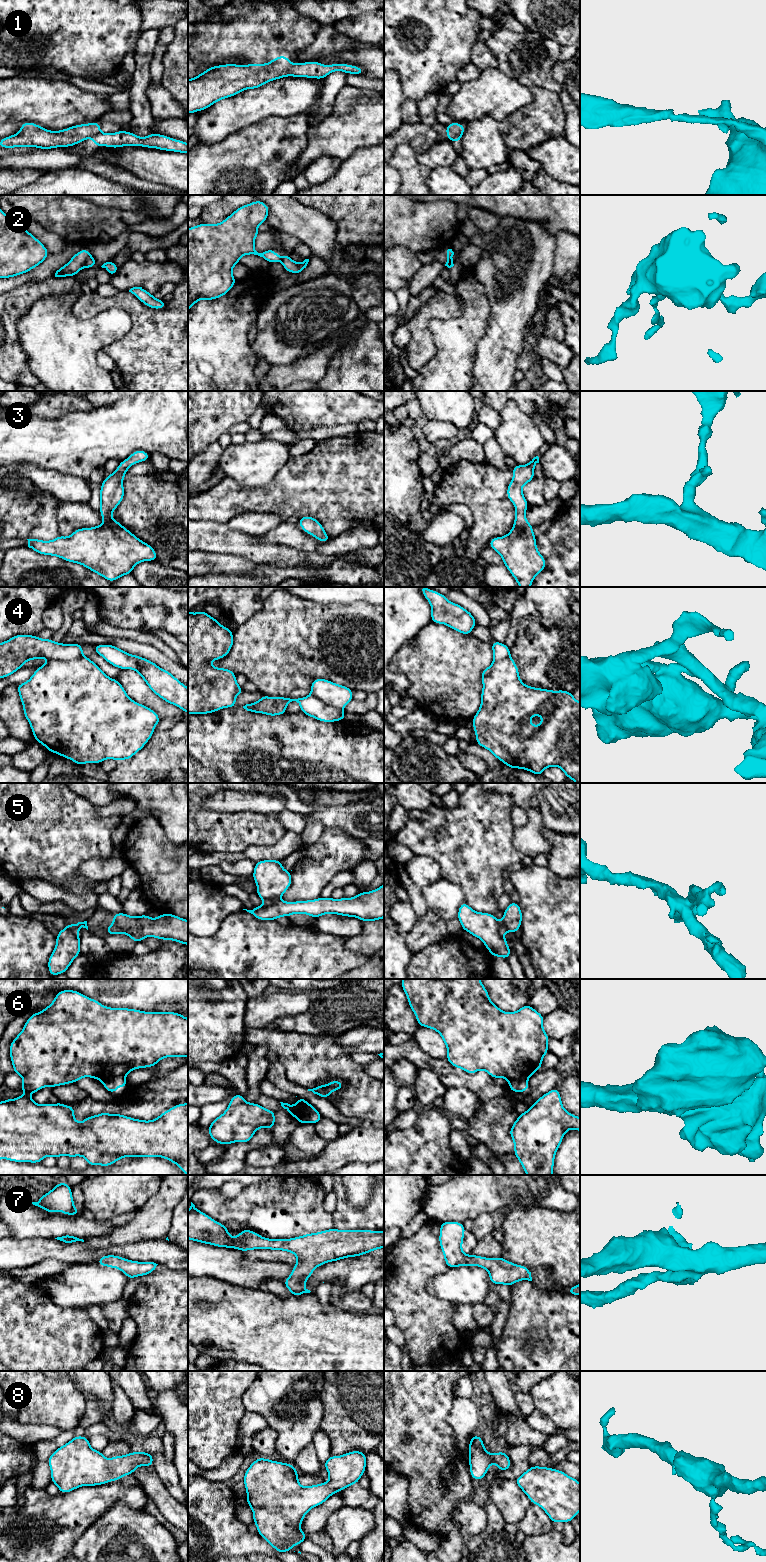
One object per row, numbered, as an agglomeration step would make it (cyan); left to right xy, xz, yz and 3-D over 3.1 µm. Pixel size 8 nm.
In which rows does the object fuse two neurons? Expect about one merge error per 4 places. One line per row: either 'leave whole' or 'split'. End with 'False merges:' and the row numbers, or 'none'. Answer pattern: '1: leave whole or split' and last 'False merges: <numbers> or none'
1: split
2: split
3: leave whole
4: split
5: split
6: split
7: leave whole
8: leave whole
False merges: 1, 2, 4, 5, 6

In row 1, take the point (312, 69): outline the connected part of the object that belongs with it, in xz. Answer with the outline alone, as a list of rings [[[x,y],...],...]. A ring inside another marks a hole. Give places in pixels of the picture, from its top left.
[[[309,61],[301,64],[290,63],[288,69],[288,76],[325,79],[327,75],[335,71],[342,71],[345,72],[346,74],[357,74],[357,75],[364,74],[364,70],[358,66],[343,63],[322,65],[317,61]]]

